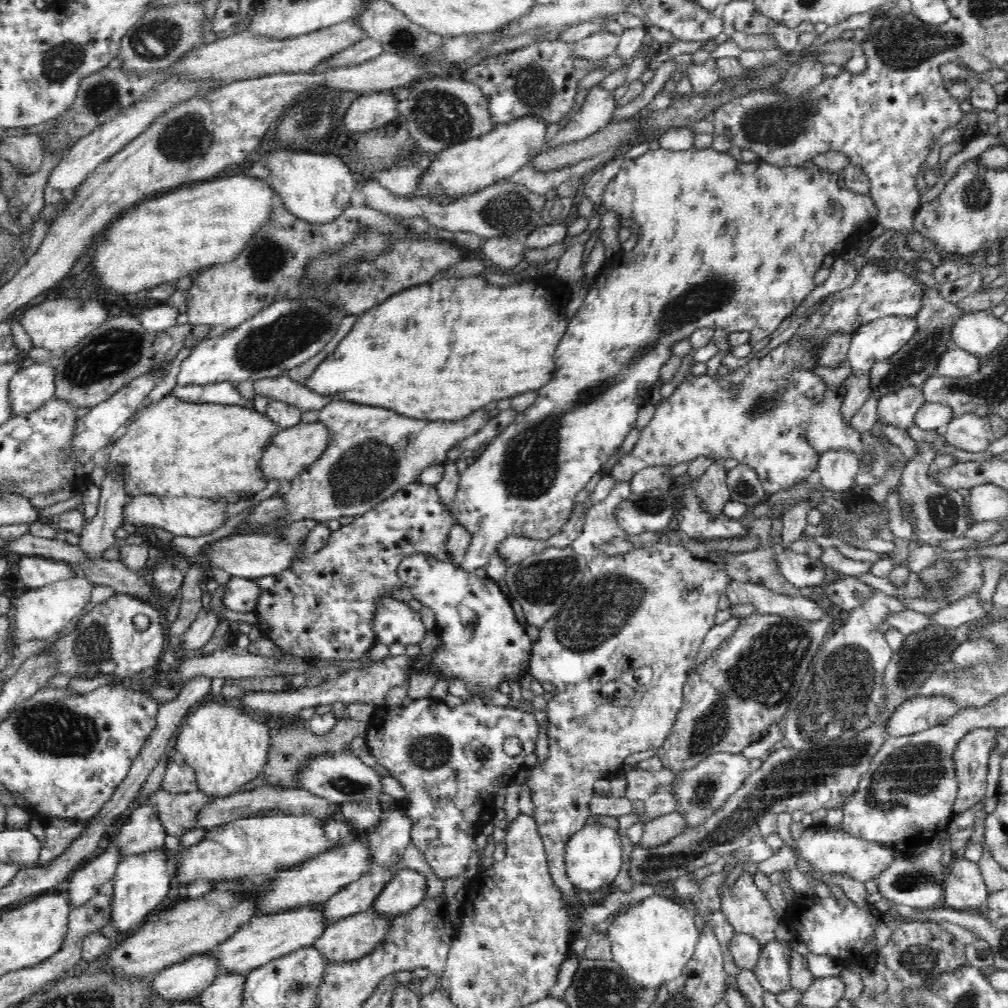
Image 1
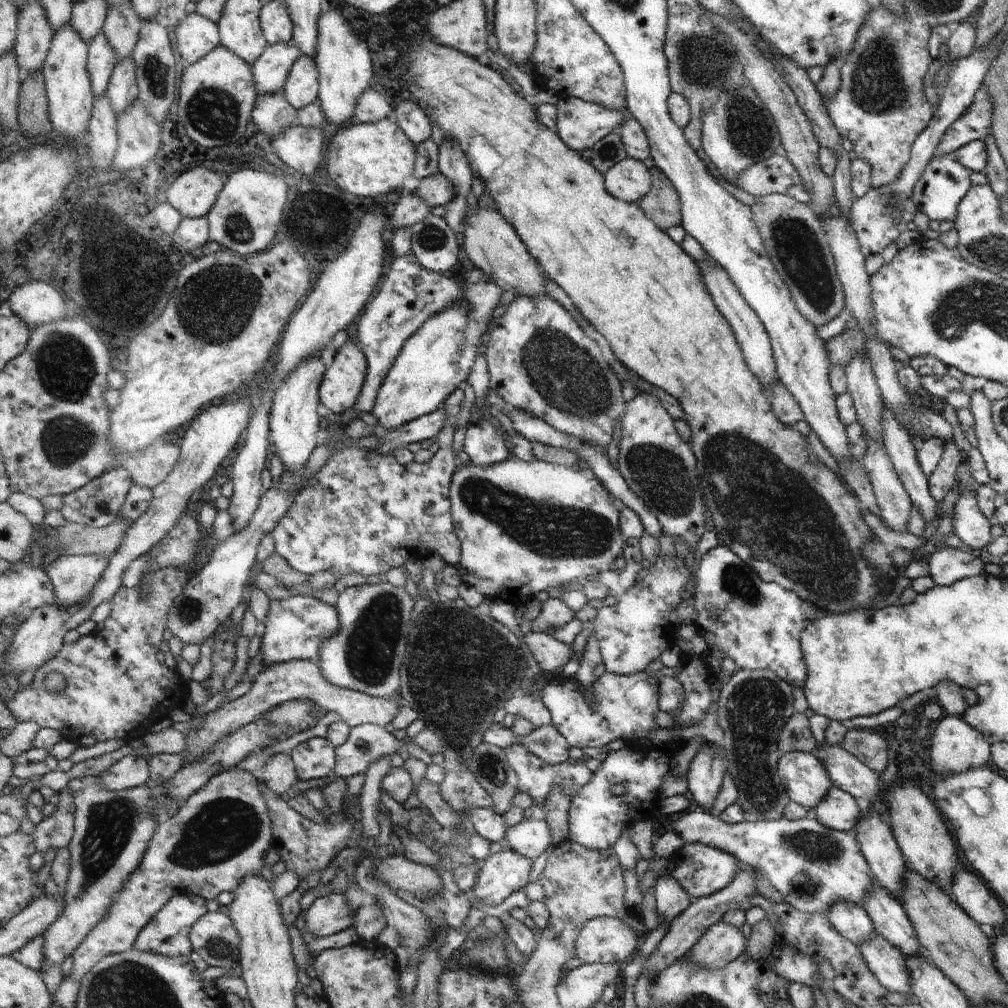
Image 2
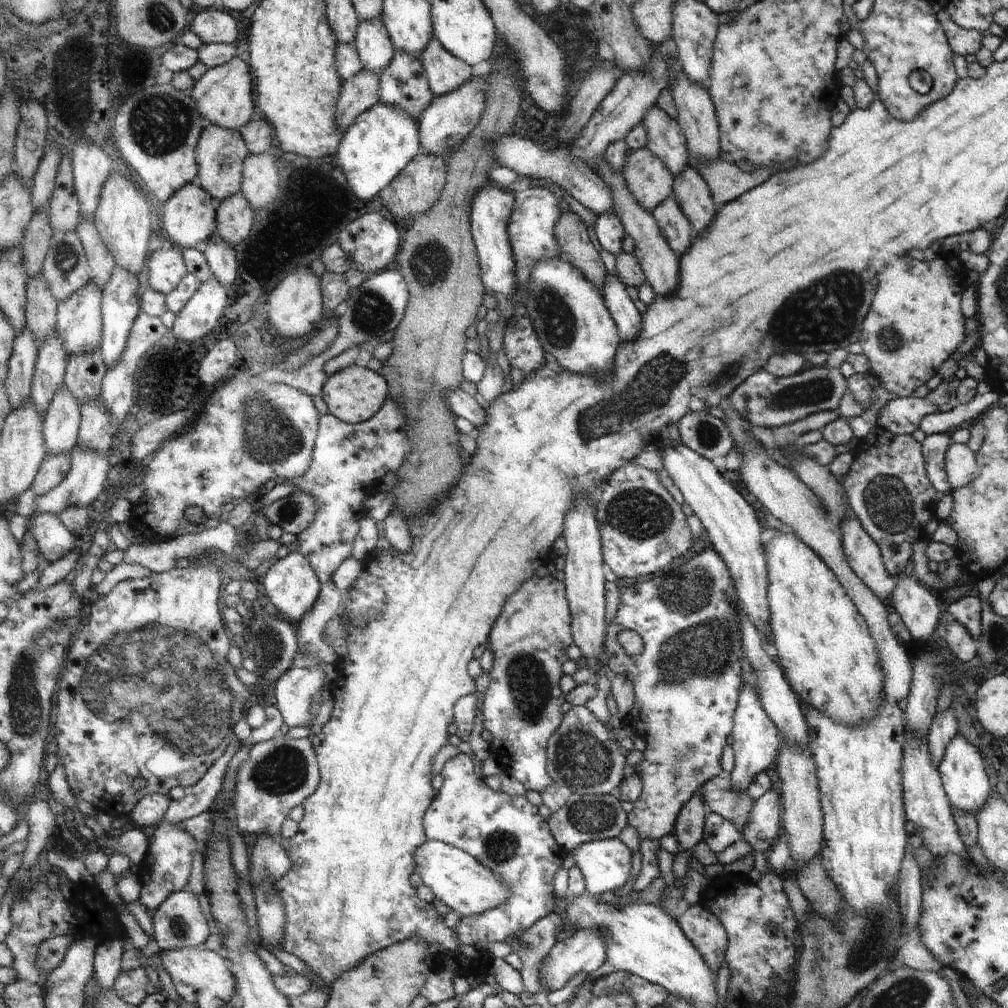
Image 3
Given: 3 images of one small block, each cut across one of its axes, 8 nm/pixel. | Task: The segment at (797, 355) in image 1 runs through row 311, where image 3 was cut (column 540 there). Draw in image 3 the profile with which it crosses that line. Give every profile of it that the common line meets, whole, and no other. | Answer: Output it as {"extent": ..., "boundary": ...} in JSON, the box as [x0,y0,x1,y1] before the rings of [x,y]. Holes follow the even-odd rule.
{"extent":[420,753,569,1004],"boundary":[[[464,753],[459,754],[459,756],[455,756],[455,758],[451,758],[449,762],[447,762],[447,766],[445,766],[445,770],[442,772],[442,778],[444,782],[441,788],[438,790],[437,796],[435,797],[434,804],[430,806],[430,809],[427,810],[426,820],[425,820],[425,828],[426,835],[429,841],[443,841],[447,844],[452,844],[453,846],[459,847],[471,854],[473,858],[477,858],[479,862],[483,862],[483,866],[487,866],[487,868],[491,868],[495,870],[495,874],[499,874],[499,878],[507,878],[507,884],[511,886],[511,898],[503,904],[503,906],[499,906],[499,908],[494,908],[493,910],[487,910],[485,914],[478,914],[477,916],[470,917],[462,917],[456,927],[454,928],[455,934],[459,934],[459,942],[461,942],[461,946],[459,946],[458,951],[446,951],[445,954],[440,954],[437,959],[436,970],[434,970],[429,978],[427,979],[427,984],[423,986],[420,990],[420,995],[427,1000],[429,1004],[439,1004],[439,1002],[445,1002],[445,1000],[453,1000],[455,996],[457,996],[457,992],[455,992],[455,986],[453,986],[453,978],[455,976],[465,976],[469,979],[477,979],[480,980],[485,974],[487,970],[487,966],[489,966],[489,961],[492,957],[489,956],[489,948],[491,948],[491,944],[493,942],[506,942],[507,940],[513,940],[513,938],[517,938],[517,933],[521,933],[523,930],[530,929],[531,926],[535,926],[541,918],[545,918],[547,916],[553,915],[553,910],[555,910],[555,885],[554,880],[557,876],[559,870],[564,865],[569,865],[567,852],[566,850],[558,843],[557,839],[554,837],[554,834],[551,832],[550,823],[548,821],[543,820],[541,814],[539,814],[539,810],[537,806],[533,806],[529,800],[527,800],[527,796],[510,796],[501,790],[493,791],[487,784],[485,784],[485,777],[479,778],[477,774],[475,774],[475,770],[473,770],[473,756],[467,755]],[[469,826],[475,826],[475,828],[479,829],[479,836],[476,838],[470,838],[465,835],[465,830],[469,828]]]}

